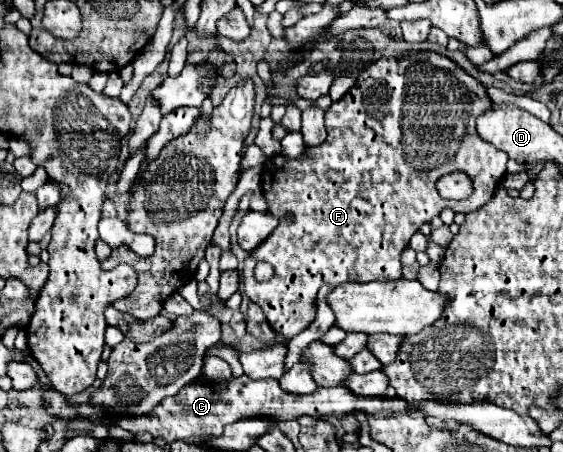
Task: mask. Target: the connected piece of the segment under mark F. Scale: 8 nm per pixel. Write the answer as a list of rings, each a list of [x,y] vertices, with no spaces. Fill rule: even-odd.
[[[411,52],[403,58],[381,58],[373,62],[359,74],[355,86],[325,112],[327,140],[321,146],[305,148],[295,160],[273,156],[265,162],[261,190],[279,226],[269,240],[245,260],[243,276],[245,294],[251,302],[261,306],[277,334],[293,338],[313,322],[315,296],[321,284],[339,286],[343,282],[397,280],[401,276],[401,252],[423,224],[439,216],[443,208],[469,214],[493,198],[505,176],[507,154],[501,154],[495,146],[489,146],[489,142],[481,142],[475,130],[477,116],[489,110],[491,102],[487,96],[471,92],[479,88],[479,92],[483,92],[485,88],[461,68],[451,72],[449,62],[449,58],[435,52]],[[451,172],[463,172],[471,178],[473,194],[469,198],[443,200],[439,196],[435,182]],[[287,214],[293,214],[293,222],[285,222]],[[259,260],[269,262],[275,270],[269,282],[259,282],[253,274],[255,262]]]

